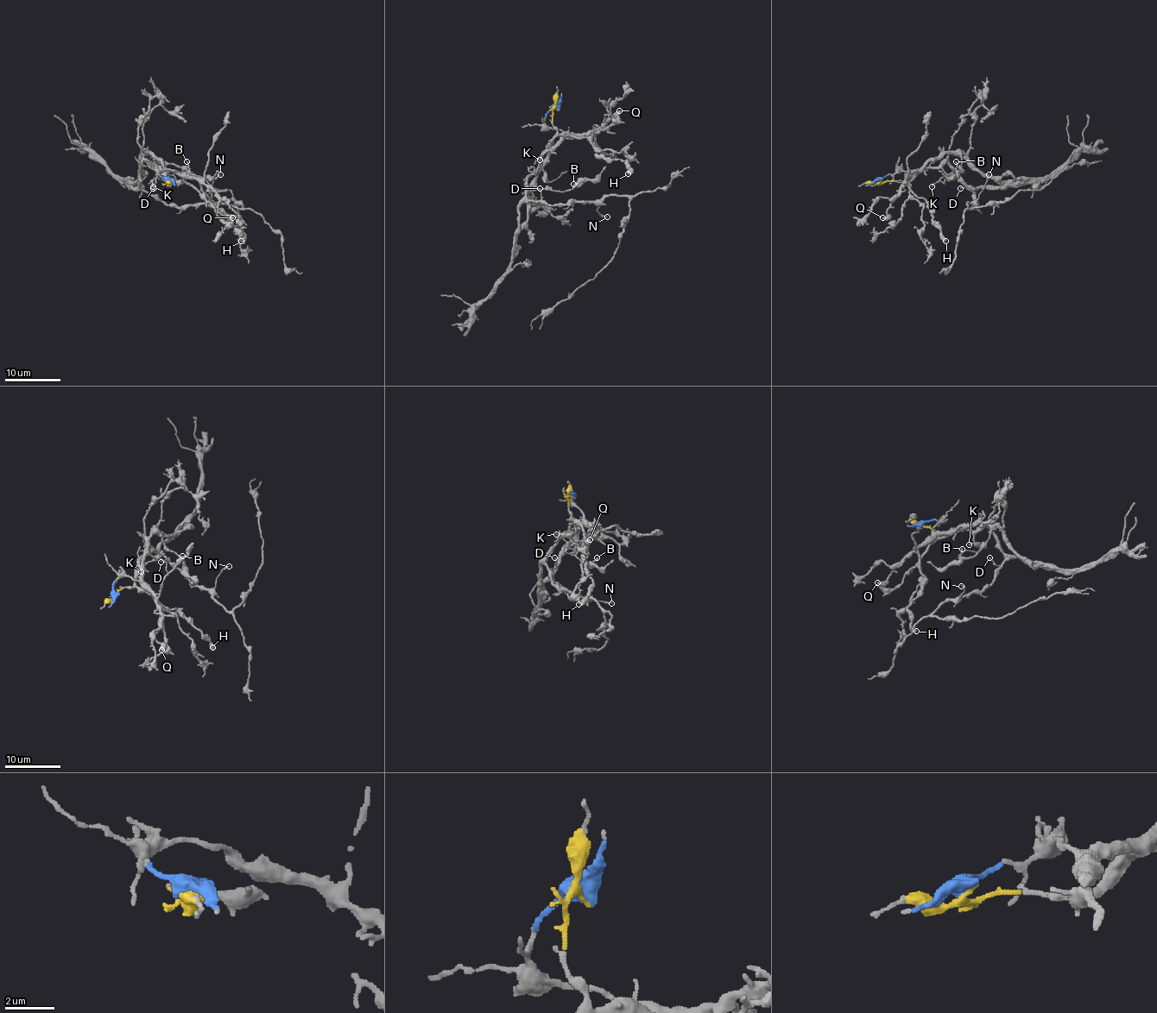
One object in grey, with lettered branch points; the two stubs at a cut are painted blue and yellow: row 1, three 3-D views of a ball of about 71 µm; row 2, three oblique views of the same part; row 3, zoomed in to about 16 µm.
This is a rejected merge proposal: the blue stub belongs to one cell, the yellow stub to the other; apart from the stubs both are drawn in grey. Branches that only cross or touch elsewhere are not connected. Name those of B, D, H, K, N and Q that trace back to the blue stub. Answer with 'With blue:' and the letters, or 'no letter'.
With blue: B, H, Q

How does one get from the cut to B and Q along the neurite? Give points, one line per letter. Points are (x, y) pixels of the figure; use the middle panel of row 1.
B: (556, 107), (545, 122), (563, 132), (563, 141), (546, 157), (534, 185), (570, 191), (574, 184)
Q: (556, 107), (545, 118), (549, 127), (566, 134), (596, 131), (606, 122), (604, 116), (614, 116), (620, 110)

